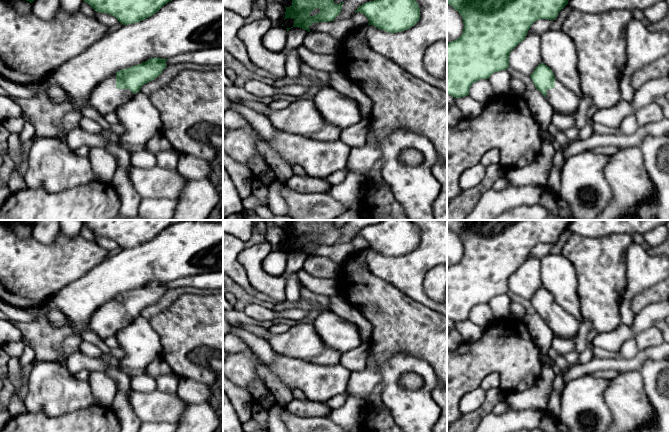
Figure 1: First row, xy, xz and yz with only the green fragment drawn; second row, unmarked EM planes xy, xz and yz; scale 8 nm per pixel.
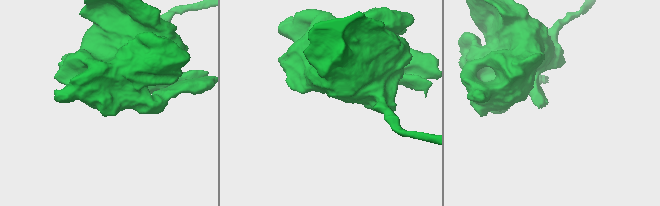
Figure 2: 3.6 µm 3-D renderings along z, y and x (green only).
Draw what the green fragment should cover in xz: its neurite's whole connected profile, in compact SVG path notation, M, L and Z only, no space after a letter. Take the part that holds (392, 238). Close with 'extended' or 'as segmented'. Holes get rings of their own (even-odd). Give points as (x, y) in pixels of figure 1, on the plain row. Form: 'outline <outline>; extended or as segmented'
outline M383 220L362 228L356 236L368 242L368 249L389 257L405 255L420 243L419 229L410 220Z; as segmented

